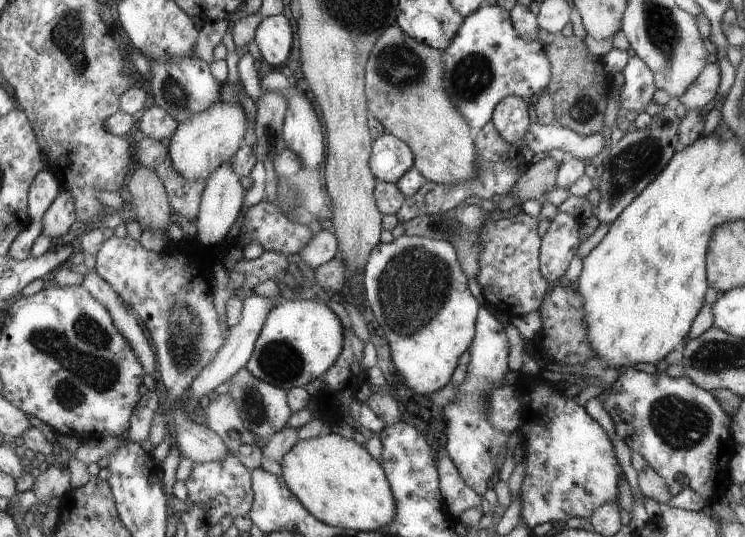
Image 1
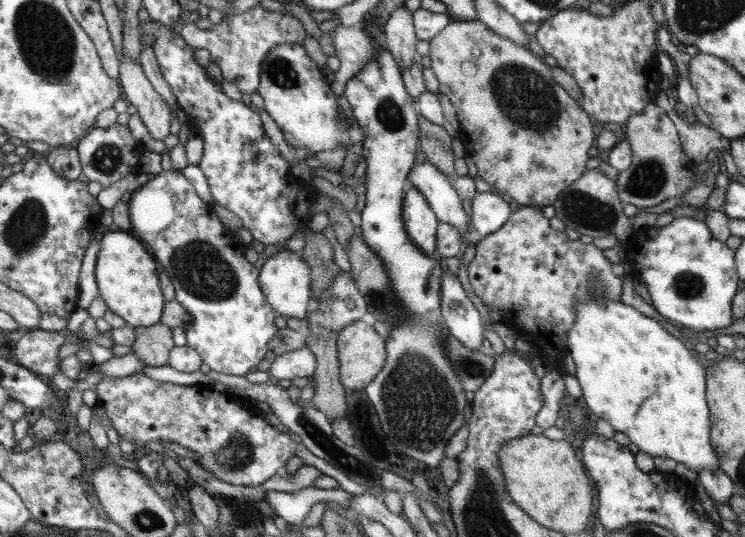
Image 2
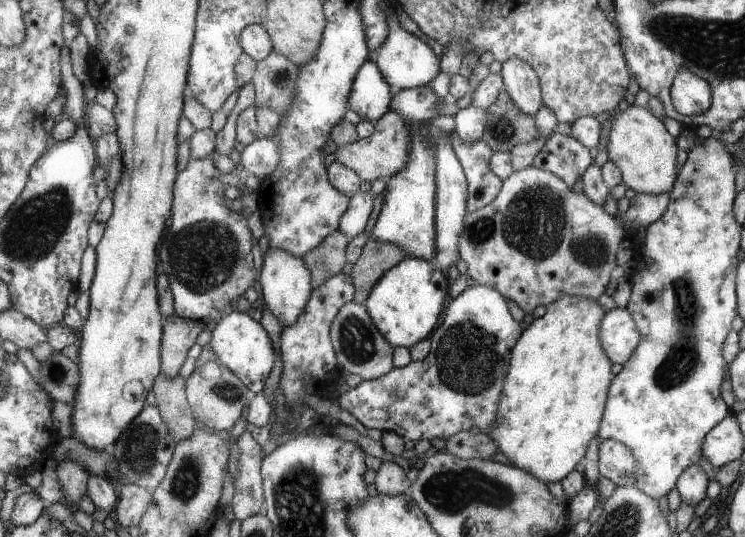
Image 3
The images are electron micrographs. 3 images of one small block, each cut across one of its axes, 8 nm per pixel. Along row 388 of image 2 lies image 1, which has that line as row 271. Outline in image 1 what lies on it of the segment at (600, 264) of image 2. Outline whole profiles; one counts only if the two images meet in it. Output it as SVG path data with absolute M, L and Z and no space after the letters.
M557 213L540 237L540 271L549 284L561 280L573 254L577 252L577 230L579 220L565 213Z

